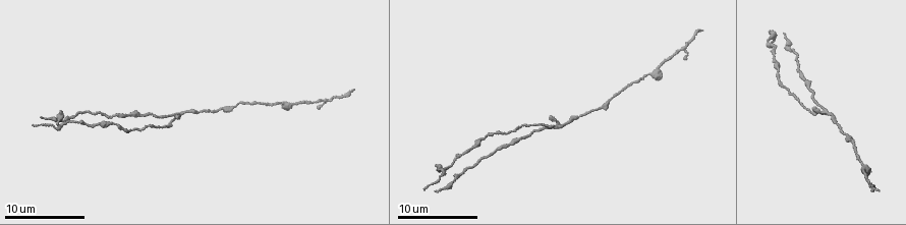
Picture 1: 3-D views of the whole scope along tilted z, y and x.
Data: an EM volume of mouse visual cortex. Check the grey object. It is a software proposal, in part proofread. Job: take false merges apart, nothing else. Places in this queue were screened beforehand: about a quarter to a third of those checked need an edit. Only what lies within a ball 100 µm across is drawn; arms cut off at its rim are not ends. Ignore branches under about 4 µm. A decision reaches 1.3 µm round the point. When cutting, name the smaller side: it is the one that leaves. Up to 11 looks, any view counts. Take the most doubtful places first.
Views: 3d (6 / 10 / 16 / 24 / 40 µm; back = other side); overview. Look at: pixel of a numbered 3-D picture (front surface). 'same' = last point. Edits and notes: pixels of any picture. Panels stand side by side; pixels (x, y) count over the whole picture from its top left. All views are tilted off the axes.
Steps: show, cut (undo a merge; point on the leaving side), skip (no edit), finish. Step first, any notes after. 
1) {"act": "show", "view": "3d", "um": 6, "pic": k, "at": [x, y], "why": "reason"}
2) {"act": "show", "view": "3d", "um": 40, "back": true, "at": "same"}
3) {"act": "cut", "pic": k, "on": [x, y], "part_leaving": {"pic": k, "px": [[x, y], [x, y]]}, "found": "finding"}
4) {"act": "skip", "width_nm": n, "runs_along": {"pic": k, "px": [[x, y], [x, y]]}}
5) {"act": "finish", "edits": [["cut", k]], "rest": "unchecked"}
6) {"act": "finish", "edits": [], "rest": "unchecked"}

{"act": "show", "view": "3d", "um": 10, "pic": 1, "at": [172, 117], "why": "four-way junction"}

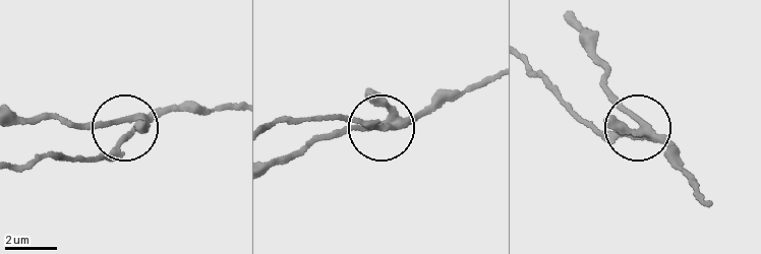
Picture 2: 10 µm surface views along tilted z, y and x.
{"act": "skip", "arms": 4, "runs_along": {"pic": 2, "px": [[412, 113], [316, 135]]}, "found": "one neuron here"}

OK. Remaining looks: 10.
{"act": "show", "view": "3d", "um": 16, "pic": 1, "at": [644, 76], "why": "calibre changes"}

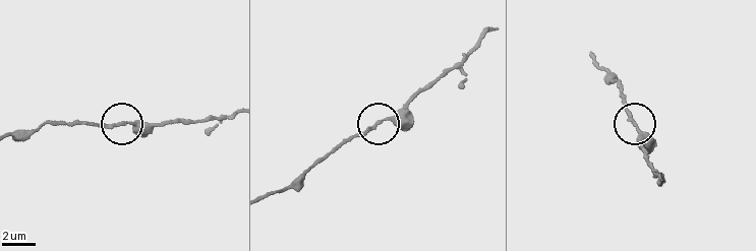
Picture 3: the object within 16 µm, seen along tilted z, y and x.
{"act": "skip", "width_nm": 260, "runs_along": {"pic": 3, "px": [[11, 134], [60, 120], [126, 125], [168, 121]]}, "found": "all the same neuron"}

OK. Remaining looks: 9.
{"act": "show", "view": "3d", "um": 10, "pic": 1, "at": [236, 106], "why": "calibre changes"}

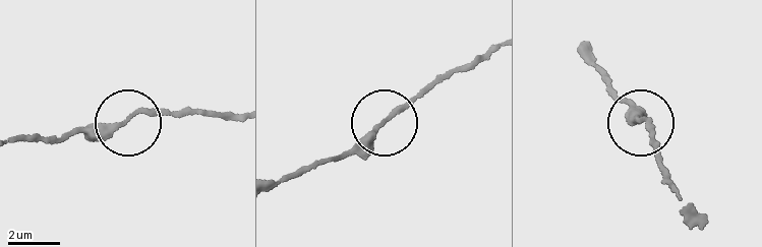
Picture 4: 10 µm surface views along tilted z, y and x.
{"act": "show", "view": "3d", "um": 10, "back": true, "pic": 4, "at": [641, 119]}

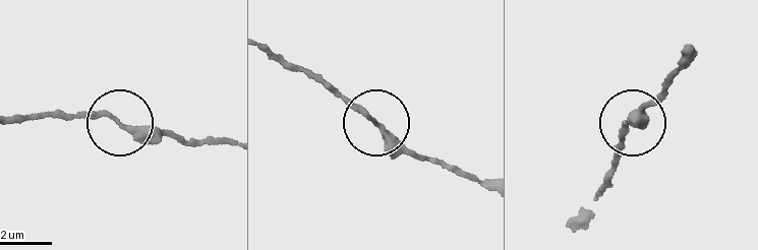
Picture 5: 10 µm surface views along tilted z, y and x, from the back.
{"act": "skip", "runs_along": {"pic": 5, "px": [[486, 187], [391, 143], [360, 109], [314, 77]]}, "found": "one neuron here"}

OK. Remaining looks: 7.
{"act": "show", "view": "3d", "um": 10, "pic": 1, "at": [97, 126], "why": "thick turns thin"}

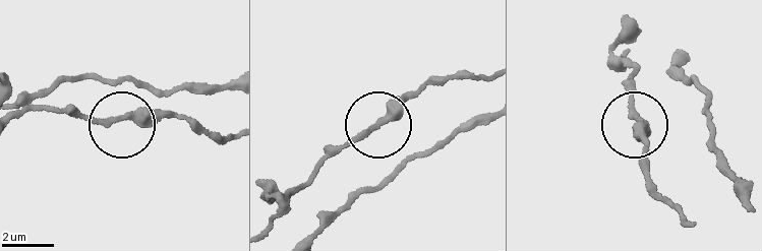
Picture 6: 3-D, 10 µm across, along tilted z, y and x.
{"act": "skip", "runs_along": {"pic": 6, "px": [[484, 79], [429, 81], [327, 157], [311, 176]]}, "found": "continuous, no second neuron"}

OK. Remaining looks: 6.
{"act": "show", "view": "3d", "um": 16, "pic": 1, "at": [673, 53], "why": "narrows sharply"}

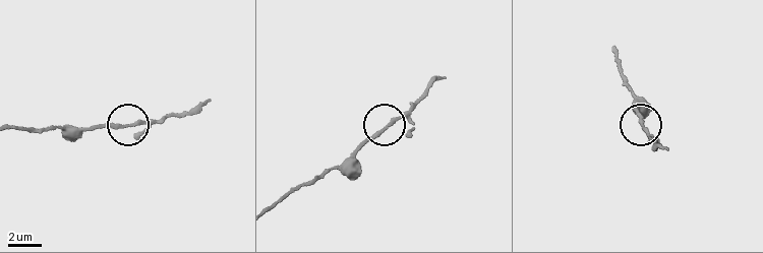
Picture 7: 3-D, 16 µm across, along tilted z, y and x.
{"act": "show", "view": "3d", "um": 16, "back": true, "pic": 7, "at": [127, 124]}

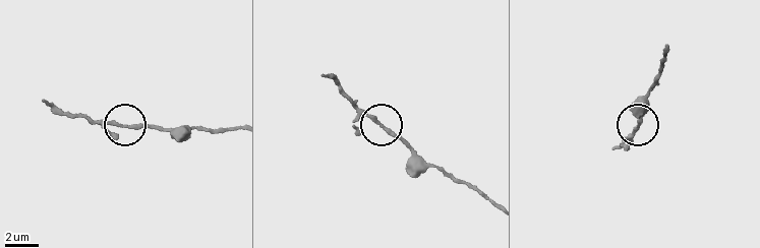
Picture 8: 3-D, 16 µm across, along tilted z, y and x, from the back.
{"act": "skip", "width_nm": 220, "runs_along": {"pic": 8, "px": [[235, 127], [196, 130], [90, 119]]}, "found": "all the same neuron"}

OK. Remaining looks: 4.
{"act": "finish", "edits": [], "rest": "unchecked"}

